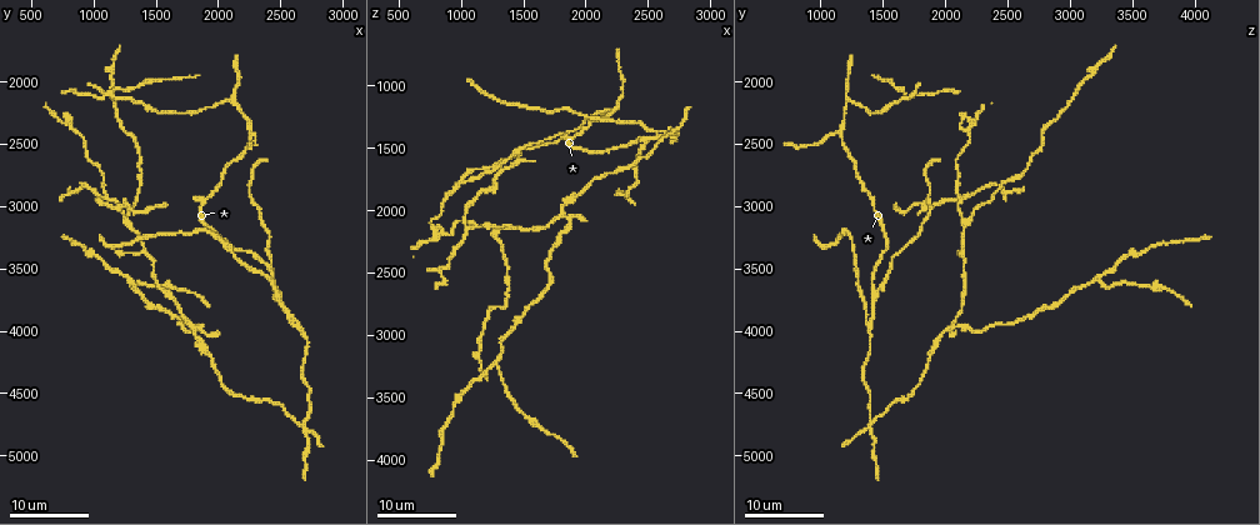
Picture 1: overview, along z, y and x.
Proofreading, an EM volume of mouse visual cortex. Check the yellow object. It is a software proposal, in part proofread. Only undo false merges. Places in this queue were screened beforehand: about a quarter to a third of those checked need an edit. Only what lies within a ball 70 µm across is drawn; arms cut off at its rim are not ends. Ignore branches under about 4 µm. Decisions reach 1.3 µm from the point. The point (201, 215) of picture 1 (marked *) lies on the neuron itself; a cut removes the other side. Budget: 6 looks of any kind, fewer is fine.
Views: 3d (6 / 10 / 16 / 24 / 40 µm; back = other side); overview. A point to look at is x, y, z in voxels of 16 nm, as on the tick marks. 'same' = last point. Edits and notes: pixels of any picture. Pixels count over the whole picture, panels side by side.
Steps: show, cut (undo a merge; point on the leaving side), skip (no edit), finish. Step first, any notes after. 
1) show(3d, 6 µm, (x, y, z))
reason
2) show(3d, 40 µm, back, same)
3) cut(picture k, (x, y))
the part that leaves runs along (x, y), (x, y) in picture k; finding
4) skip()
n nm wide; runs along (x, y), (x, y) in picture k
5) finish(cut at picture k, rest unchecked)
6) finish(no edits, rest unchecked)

show(3d, 24 µm, (2260, 2400, 1160))
three arms meet

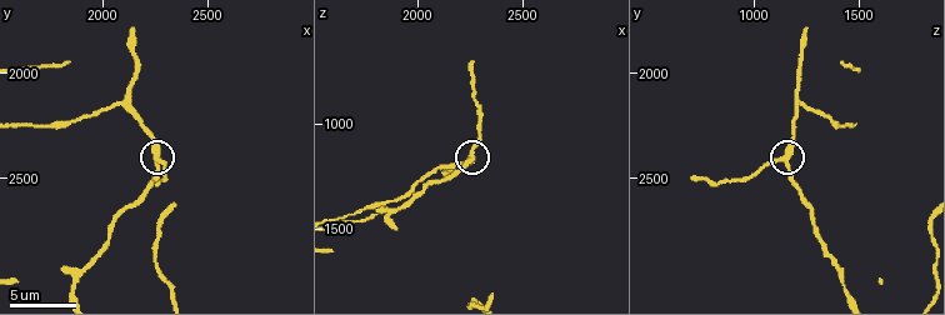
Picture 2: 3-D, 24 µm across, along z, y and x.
show(3d, 6 µm, (2260, 2390, 1150))

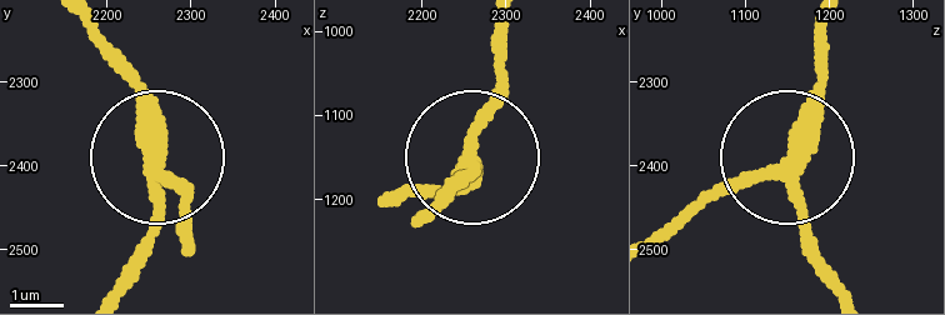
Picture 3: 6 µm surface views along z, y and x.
skip()
300 nm wide; runs along (836, 283), (779, 163), (725, 184), (658, 243) in picture 3; all the same neuron

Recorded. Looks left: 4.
show(3d, 16 µm, (2480, 3700, 1460))
a fork

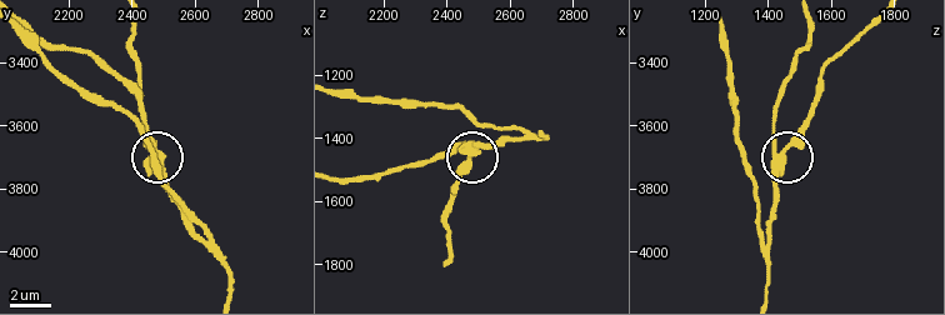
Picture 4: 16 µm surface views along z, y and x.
show(3d, 6 µm, same)
zoom in

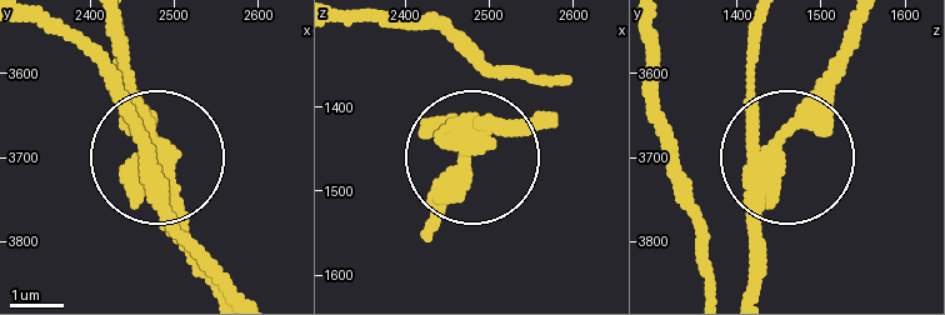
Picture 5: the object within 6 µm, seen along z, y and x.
cut(picture 5, (455, 194))
3 arms; a second neuron is stuck on

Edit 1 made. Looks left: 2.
show(3d, 16 µm, (2660, 4740, 1380))
looks like a crossing

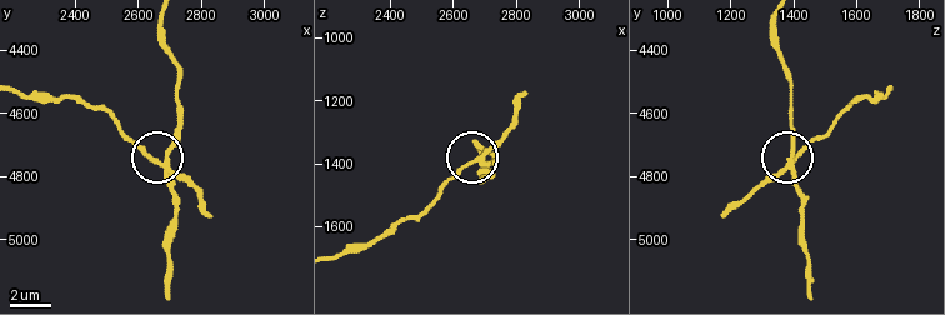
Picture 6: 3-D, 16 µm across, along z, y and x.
show(3d, 10 µm, (2660, 4760, 1390))
closer look

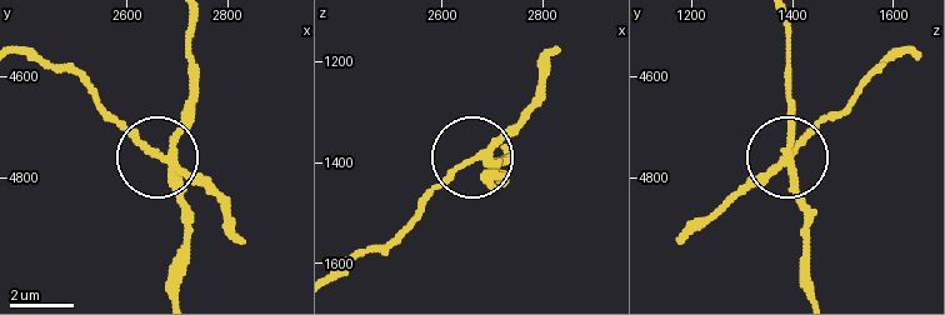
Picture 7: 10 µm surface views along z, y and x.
cut(picture 7, (133, 136))
4 arms; the part that leaves runs along (781, 159), (903, 54) in picture 7; two neurons meet here

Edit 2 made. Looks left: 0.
finish(cut at picture 5, cut at picture 7, rest unchecked)

